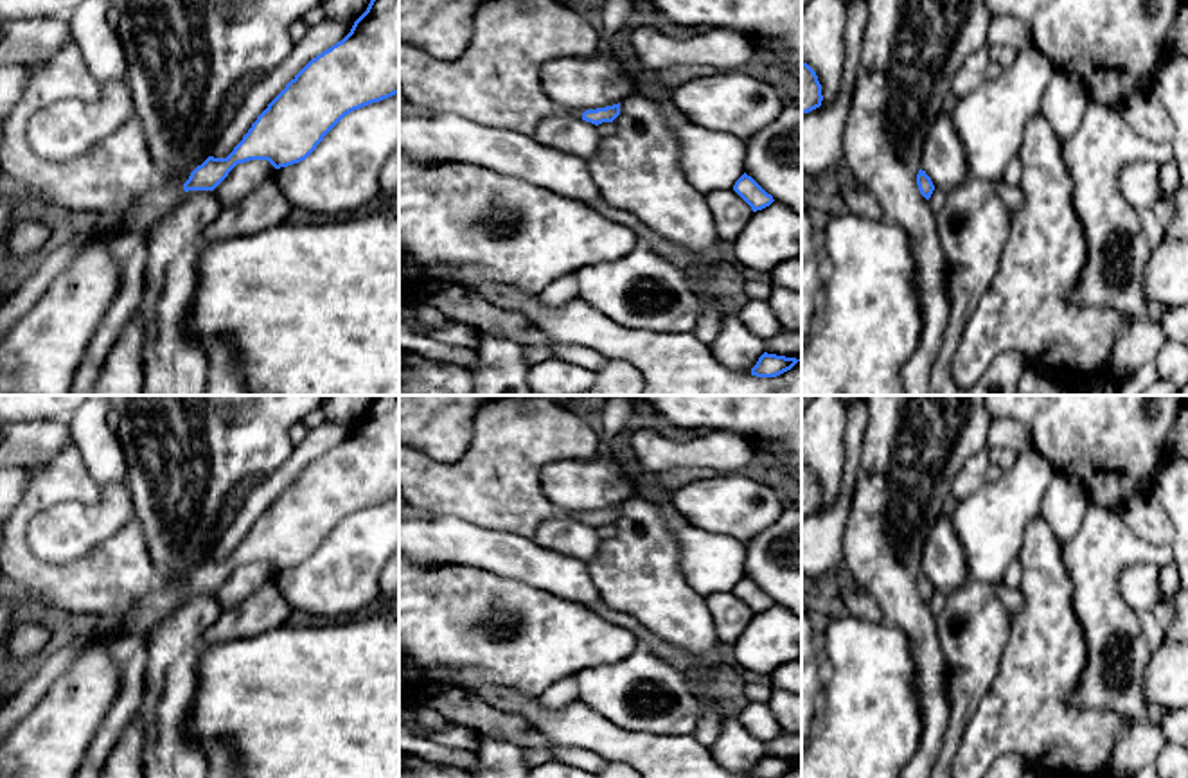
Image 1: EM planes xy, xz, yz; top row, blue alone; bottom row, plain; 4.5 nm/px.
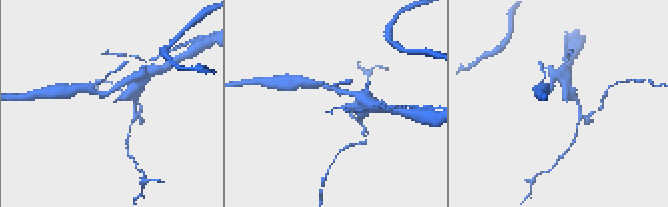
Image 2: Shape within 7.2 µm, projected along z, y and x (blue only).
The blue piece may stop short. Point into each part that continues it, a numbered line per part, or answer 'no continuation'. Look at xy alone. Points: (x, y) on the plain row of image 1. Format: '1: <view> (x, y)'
no continuation

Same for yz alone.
no continuation

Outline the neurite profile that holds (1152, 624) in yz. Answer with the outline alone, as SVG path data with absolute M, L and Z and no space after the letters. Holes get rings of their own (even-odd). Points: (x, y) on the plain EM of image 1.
M1141 611L1139 613L1141 627L1147 636L1150 652L1154 654L1165 643L1165 622L1161 611Z

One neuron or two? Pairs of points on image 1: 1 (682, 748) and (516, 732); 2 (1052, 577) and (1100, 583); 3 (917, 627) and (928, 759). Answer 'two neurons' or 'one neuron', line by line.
1: two neurons
2: two neurons
3: one neuron

